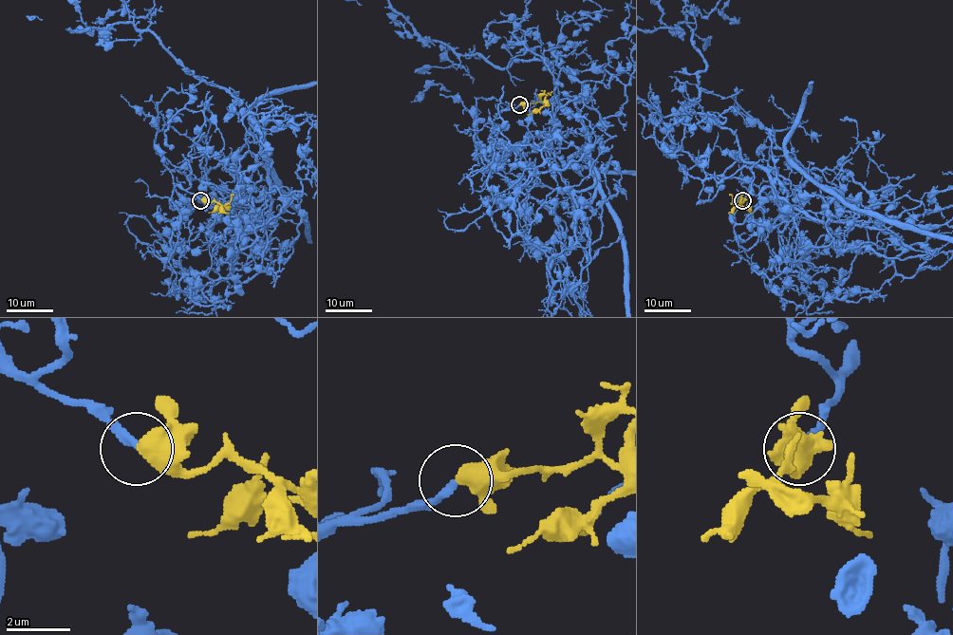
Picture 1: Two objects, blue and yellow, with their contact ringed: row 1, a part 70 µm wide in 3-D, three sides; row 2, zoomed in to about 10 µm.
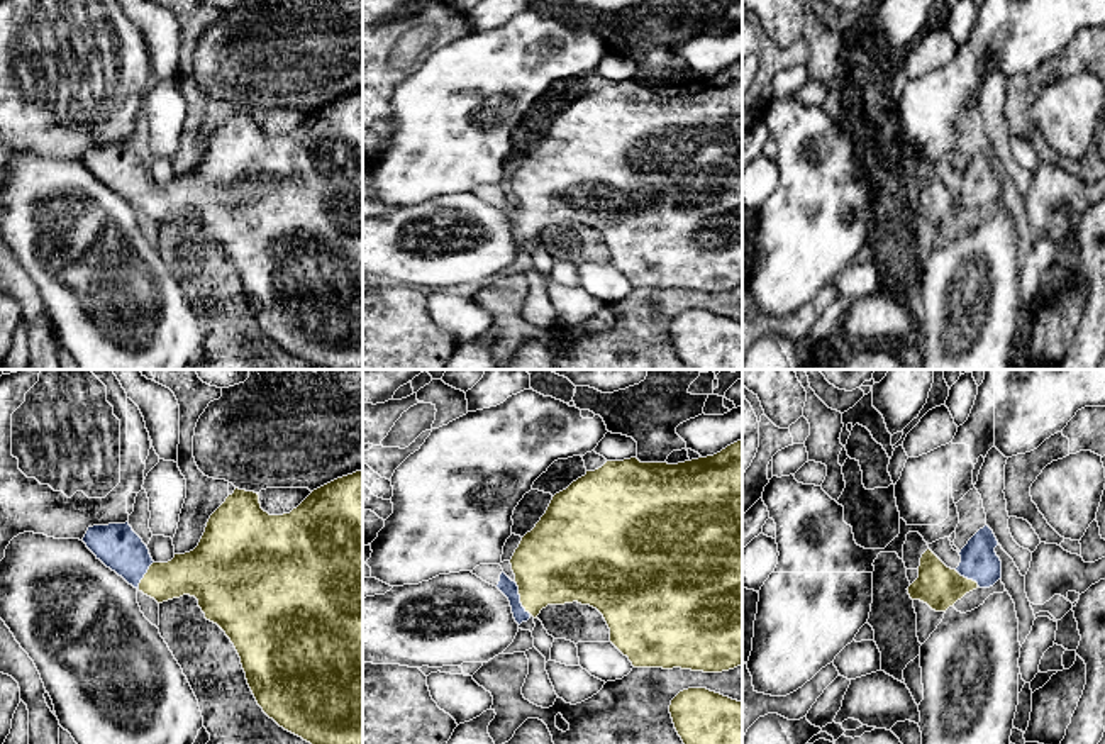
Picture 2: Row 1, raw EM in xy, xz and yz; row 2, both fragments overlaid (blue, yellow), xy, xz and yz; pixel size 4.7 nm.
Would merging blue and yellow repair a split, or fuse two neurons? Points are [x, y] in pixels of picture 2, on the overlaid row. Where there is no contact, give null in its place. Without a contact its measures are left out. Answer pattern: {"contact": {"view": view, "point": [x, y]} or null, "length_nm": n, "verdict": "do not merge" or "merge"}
{"contact": {"view": "xz", "point": [519, 599]}, "length_nm": 180, "verdict": "merge"}

